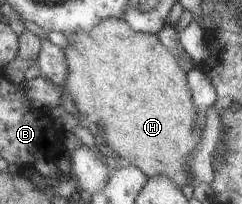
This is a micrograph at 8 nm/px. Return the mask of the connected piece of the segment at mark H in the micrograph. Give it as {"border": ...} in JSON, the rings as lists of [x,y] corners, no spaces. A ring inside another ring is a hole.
{"border":[[[116,17],[102,19],[102,21],[100,21],[96,27],[92,27],[90,31],[76,31],[76,33],[66,33],[65,36],[68,43],[65,47],[62,47],[62,51],[64,51],[64,55],[66,55],[68,75],[66,75],[64,89],[68,91],[70,97],[74,99],[76,112],[86,114],[89,119],[93,119],[99,124],[100,134],[104,137],[105,143],[115,151],[125,164],[138,167],[148,178],[162,175],[162,177],[166,177],[166,179],[171,179],[179,188],[190,184],[190,173],[186,171],[186,159],[188,159],[188,157],[192,155],[192,151],[200,145],[203,133],[202,125],[196,121],[198,109],[196,109],[196,105],[194,105],[192,91],[186,81],[187,69],[182,65],[177,56],[160,42],[158,34],[134,31],[124,19]]]}

